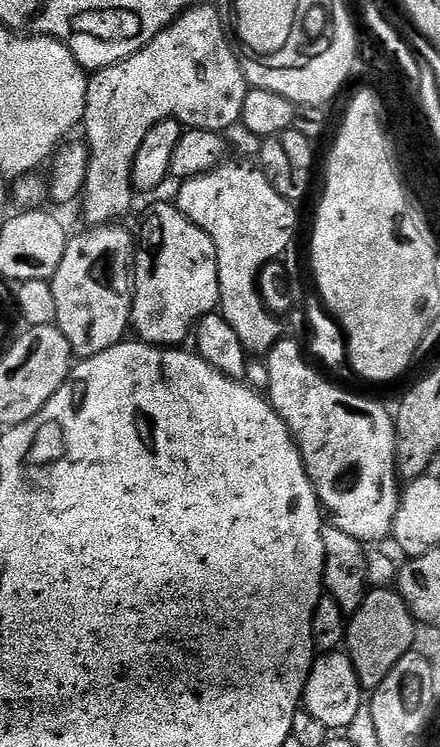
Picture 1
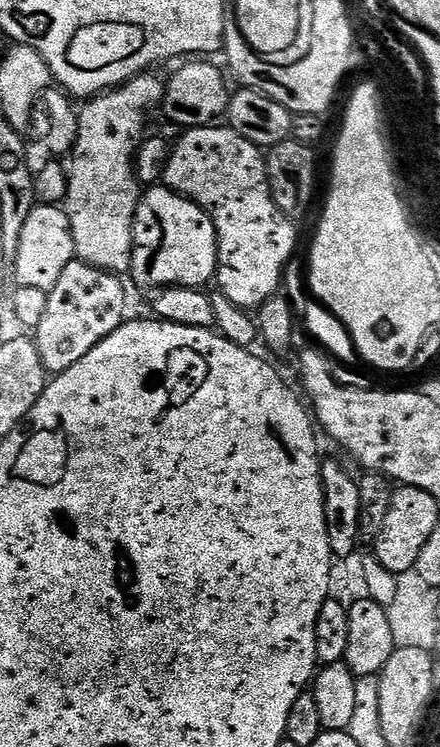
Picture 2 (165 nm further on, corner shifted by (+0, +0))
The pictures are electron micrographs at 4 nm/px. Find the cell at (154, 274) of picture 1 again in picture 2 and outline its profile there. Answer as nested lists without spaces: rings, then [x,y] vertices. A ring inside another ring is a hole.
[[[152,186],[141,195],[140,204],[136,207],[136,217],[134,218],[134,226],[132,227],[132,266],[130,269],[130,277],[140,288],[150,288],[149,290],[157,290],[170,287],[186,287],[194,289],[203,289],[206,285],[212,284],[216,278],[216,268],[220,265],[220,247],[218,246],[218,238],[216,237],[216,227],[214,222],[209,218],[208,213],[203,208],[199,208],[193,200],[188,200],[184,196],[178,195],[174,190],[163,186]]]

